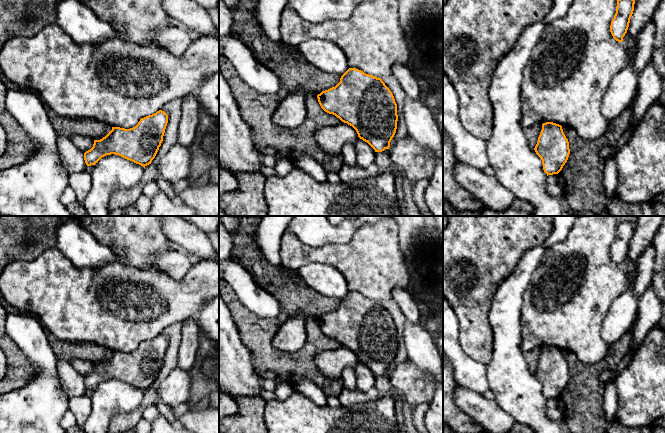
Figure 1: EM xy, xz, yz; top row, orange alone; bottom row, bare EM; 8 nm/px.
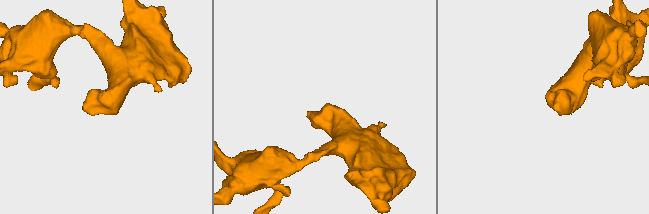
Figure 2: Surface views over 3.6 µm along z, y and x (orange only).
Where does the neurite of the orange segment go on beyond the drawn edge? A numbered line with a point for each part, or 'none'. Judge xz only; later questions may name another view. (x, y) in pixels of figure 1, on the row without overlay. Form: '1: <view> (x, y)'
none

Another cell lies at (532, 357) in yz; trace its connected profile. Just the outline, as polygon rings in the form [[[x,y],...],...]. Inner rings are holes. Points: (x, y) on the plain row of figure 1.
[[[536,348],[528,352],[524,352],[525,360],[530,371],[535,372],[541,354],[542,348]]]

